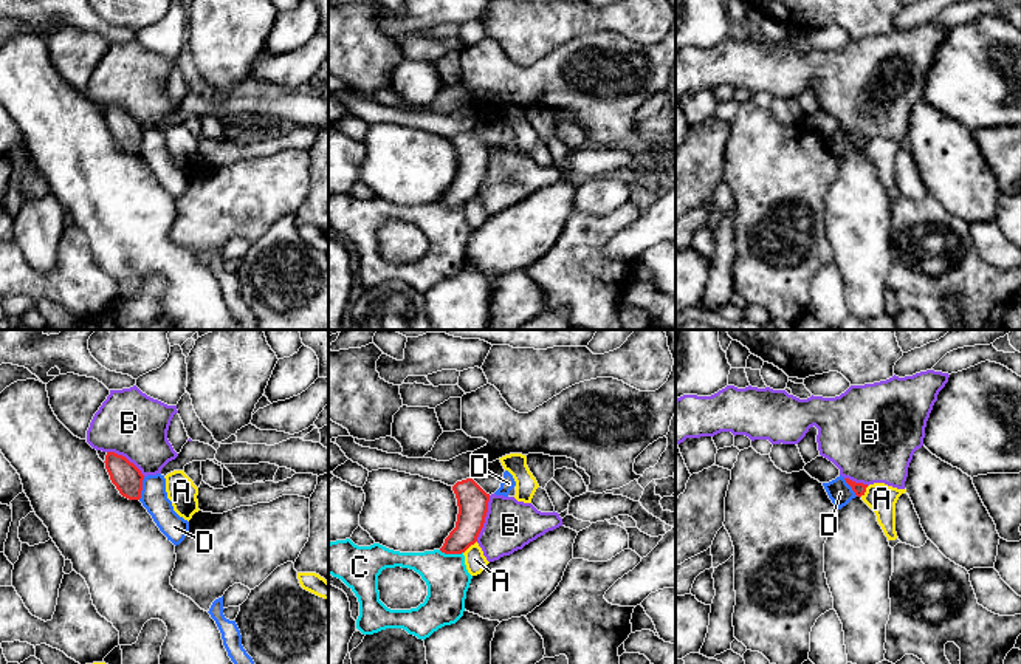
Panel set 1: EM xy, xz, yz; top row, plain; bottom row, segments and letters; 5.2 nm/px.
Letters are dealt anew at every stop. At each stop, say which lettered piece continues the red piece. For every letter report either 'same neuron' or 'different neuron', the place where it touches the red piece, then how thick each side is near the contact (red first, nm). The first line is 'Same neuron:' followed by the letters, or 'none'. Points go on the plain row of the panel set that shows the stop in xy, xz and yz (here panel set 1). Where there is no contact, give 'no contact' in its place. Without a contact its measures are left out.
Same neuron: none
A: different neuron | xz (470, 198) | 160/110 nm
B: different neuron | xz (484, 172) | 160/260 nm
C: different neuron | xz (451, 206) | 140/220 nm
D: different neuron | xy (141, 141) | 150/140 nm

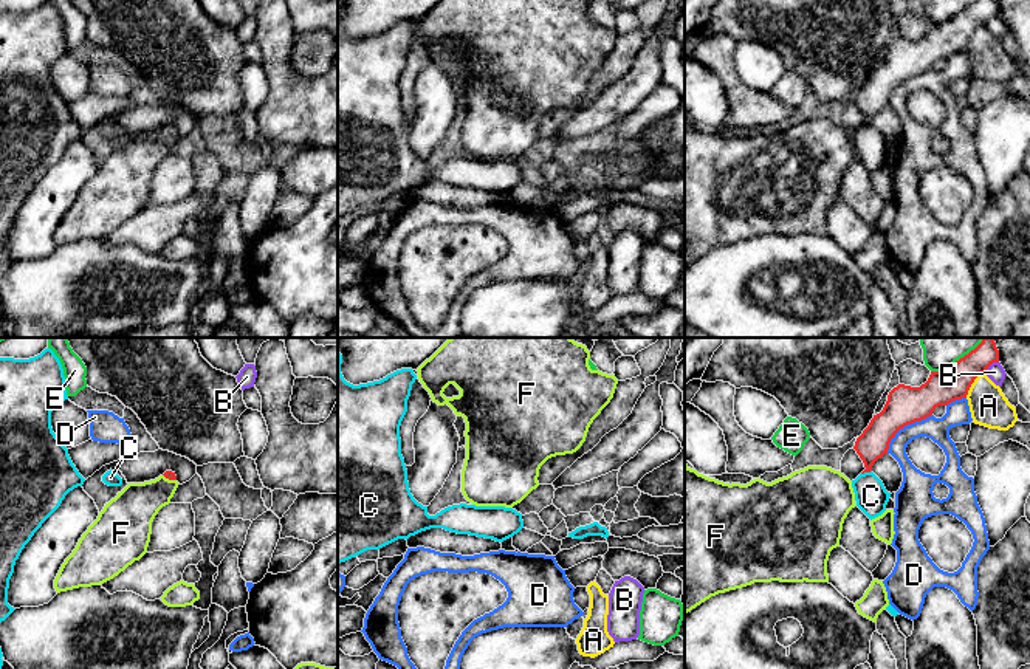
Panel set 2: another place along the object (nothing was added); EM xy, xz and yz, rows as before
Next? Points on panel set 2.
Same neuron: F
A: different neuron | yz (971, 36) | 180/200 nm
B: different neuron | yz (990, 17) | 170/90 nm
C: different neuron | yz (866, 124) | 160/170 nm
D: different neuron | yz (903, 79) | 200/120 nm
E: different neuron | yz (954, 16) | 180/130 nm
F: same neuron | xy (169, 132) | 50/220 nm

